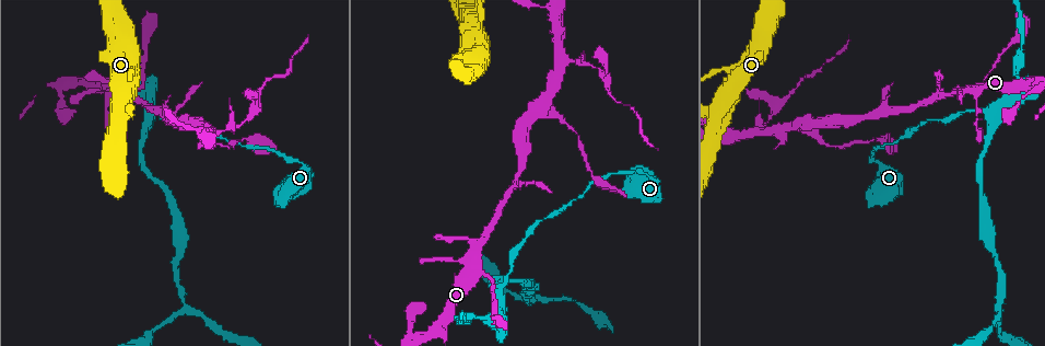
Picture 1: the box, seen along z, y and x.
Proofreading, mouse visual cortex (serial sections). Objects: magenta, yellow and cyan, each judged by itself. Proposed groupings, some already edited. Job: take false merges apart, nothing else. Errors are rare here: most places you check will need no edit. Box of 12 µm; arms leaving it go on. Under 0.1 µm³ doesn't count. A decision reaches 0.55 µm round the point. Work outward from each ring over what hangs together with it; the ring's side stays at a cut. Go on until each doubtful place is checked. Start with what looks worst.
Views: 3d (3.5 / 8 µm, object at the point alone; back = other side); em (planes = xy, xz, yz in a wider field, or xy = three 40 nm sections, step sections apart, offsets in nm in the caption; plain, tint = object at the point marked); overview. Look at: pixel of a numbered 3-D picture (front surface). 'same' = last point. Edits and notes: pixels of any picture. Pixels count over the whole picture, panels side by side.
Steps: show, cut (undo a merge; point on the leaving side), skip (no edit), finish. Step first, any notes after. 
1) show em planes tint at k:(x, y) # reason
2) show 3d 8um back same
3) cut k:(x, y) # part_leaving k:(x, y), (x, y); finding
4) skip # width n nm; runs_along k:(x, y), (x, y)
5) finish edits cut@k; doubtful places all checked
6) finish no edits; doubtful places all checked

show 3d 3.5um at 1:(539, 298) # branch point

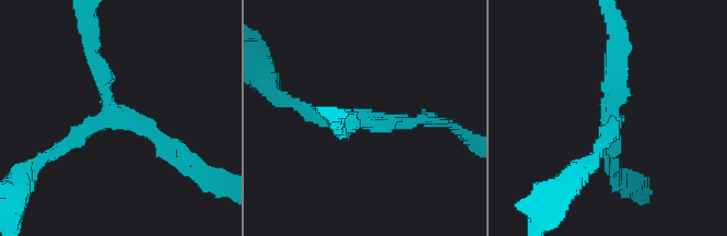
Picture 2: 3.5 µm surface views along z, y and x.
show em xy step 3 tint at 2:(354, 122)

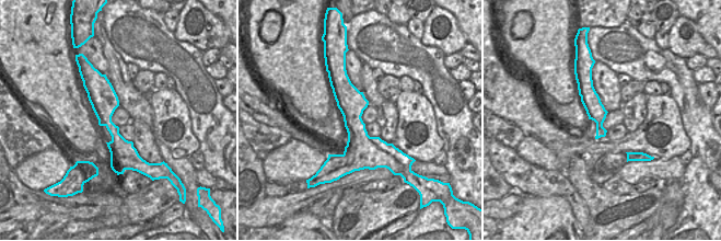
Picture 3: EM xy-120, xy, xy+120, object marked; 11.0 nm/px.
skip # runs_along 2:(93, 40), (113, 108), (56, 152); one cell here

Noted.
show 3d 8um at 1:(971, 91) # three arms meet

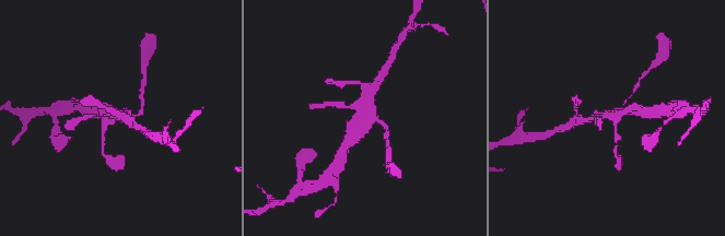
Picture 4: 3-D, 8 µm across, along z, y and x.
show 3d 3.5um at 4:(611, 116) # closer look

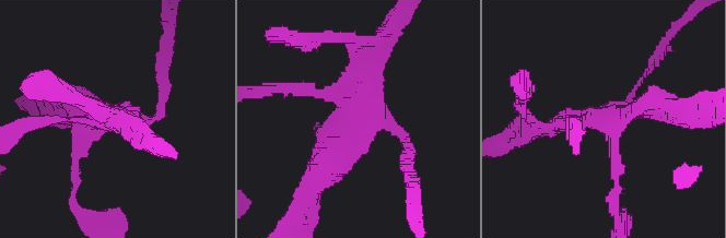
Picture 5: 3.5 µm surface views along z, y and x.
show em xy step 5 tint at 5:(597, 119) # need the tissue

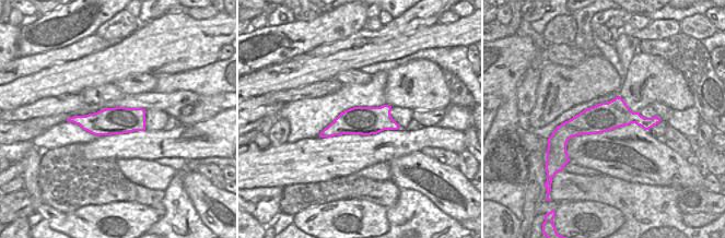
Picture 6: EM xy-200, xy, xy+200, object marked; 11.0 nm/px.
skip # runs_along 6:(649, 125), (599, 118), (562, 131); all the same cell

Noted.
show em xy step 3 tint at 1:(808, 122) # two arms in line, one across

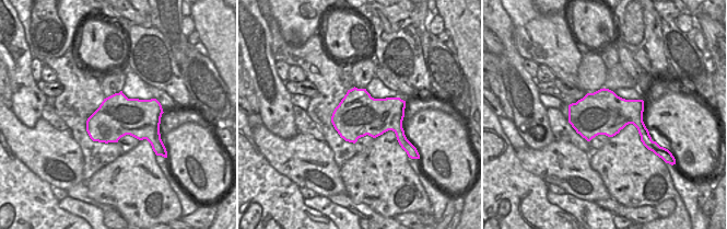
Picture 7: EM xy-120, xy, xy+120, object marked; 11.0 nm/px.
show 3d 3.5um same

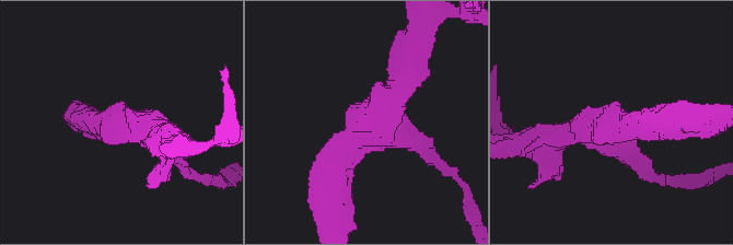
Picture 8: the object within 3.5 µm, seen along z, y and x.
skip # one cell here

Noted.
show 3d 3.5um at 1:(593, 65) # a narrow waist

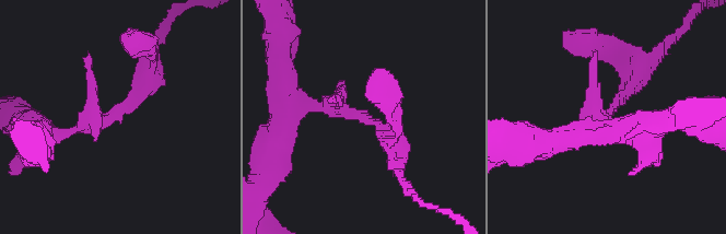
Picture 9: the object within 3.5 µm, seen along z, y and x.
show em xy step 3 plain at 9:(612, 112)

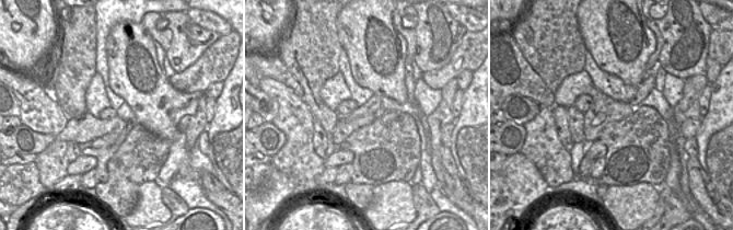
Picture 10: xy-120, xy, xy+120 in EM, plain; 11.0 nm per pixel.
show em xy step 3 tint same

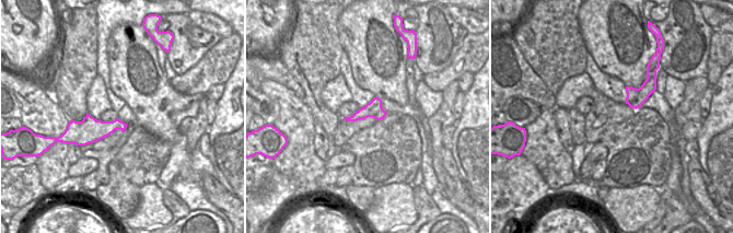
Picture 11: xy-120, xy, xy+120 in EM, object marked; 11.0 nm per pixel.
cut 9:(381, 129) # part_leaving 9:(359, 114), (393, 136), (399, 175); two cells meet here

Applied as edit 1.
finish edits cut@9; doubtful places all checked

